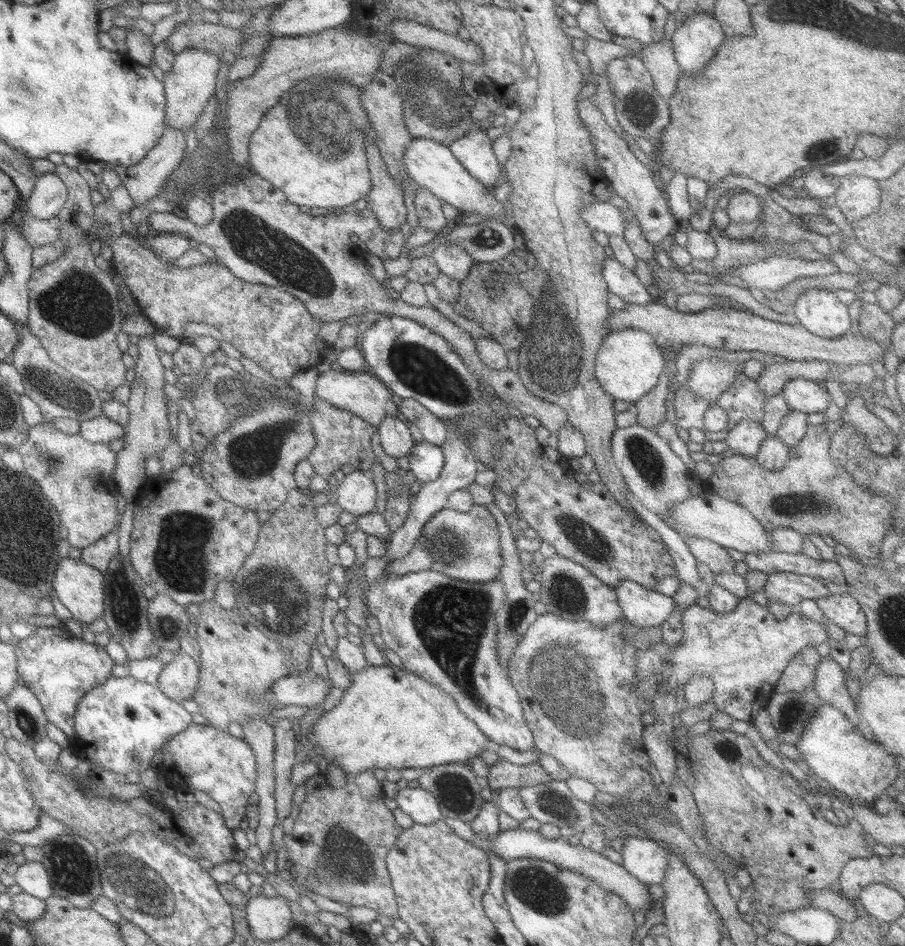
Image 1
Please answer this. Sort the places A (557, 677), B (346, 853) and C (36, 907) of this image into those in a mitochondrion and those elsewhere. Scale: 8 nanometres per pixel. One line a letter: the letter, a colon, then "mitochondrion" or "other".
A: mitochondrion
B: mitochondrion
C: other

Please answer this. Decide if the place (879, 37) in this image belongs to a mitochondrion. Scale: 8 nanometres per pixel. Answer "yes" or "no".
yes

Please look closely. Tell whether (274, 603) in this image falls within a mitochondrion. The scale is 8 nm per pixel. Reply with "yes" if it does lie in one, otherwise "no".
yes

